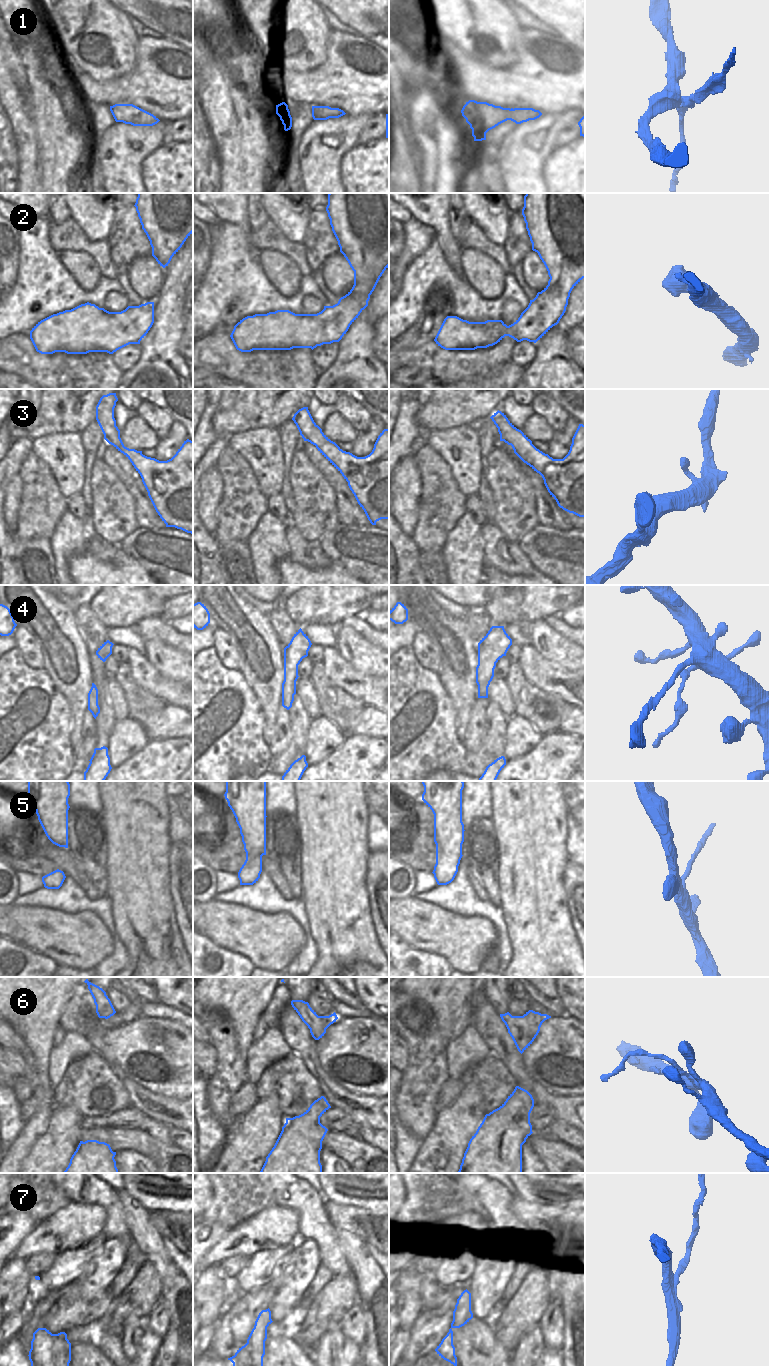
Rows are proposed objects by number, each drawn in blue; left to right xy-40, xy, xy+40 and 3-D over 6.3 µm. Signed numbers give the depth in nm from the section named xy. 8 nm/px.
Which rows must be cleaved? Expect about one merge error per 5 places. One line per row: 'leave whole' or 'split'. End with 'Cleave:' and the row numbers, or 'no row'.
1: split
2: leave whole
3: leave whole
4: split
5: leave whole
6: split
7: split
Cleave: 1, 4, 6, 7

